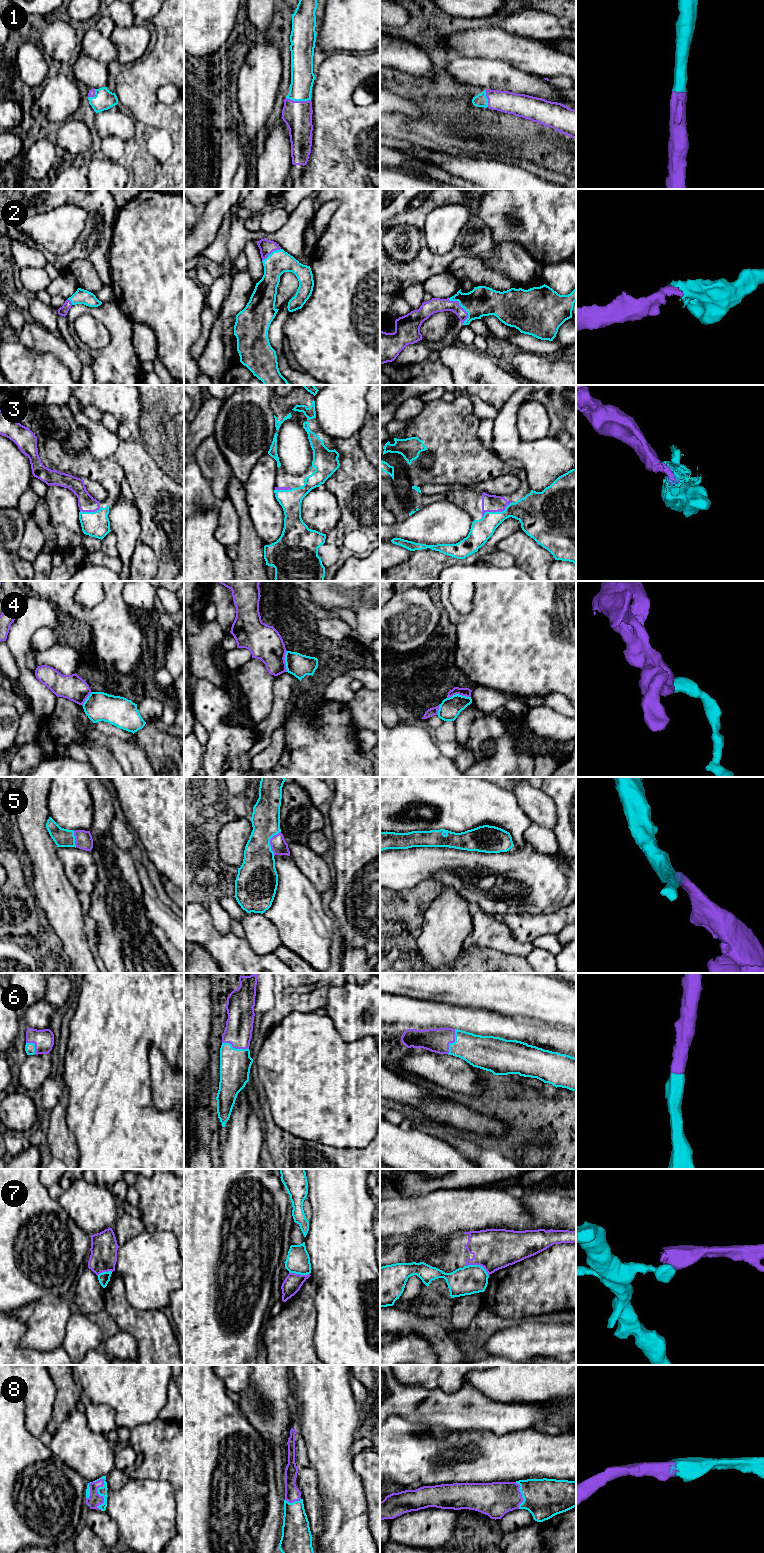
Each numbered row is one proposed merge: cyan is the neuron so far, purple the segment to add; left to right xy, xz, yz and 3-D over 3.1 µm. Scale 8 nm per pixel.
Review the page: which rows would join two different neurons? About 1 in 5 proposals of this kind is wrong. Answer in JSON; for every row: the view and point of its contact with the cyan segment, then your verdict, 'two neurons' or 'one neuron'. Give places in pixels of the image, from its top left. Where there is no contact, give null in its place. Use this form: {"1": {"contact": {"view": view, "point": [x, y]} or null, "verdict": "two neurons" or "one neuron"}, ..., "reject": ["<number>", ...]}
{"1": {"contact": {"view": "xz", "point": [298, 100]}, "verdict": "one neuron"}, "2": {"contact": {"view": "yz", "point": [462, 307]}, "verdict": "one neuron"}, "3": {"contact": {"view": "yz", "point": [495, 512]}, "verdict": "one neuron"}, "4": {"contact": {"view": "yz", "point": [458, 694]}, "verdict": "two neurons"}, "5": {"contact": {"view": "xz", "point": [269, 842]}, "verdict": "one neuron"}, "6": {"contact": {"view": "xz", "point": [234, 1048]}, "verdict": "one neuron"}, "7": {"contact": {"view": "yz", "point": [478, 1265]}, "verdict": "two neurons"}, "8": {"contact": {"view": "xy", "point": [100, 1495]}, "verdict": "one neuron"}, "reject": ["4", "7"]}

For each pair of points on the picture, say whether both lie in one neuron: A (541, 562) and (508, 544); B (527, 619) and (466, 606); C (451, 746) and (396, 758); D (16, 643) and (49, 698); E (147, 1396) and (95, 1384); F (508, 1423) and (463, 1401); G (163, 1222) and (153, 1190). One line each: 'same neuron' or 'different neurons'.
A: same neuron
B: different neurons
C: different neurons
D: same neuron
E: same neuron
F: same neuron
G: same neuron

